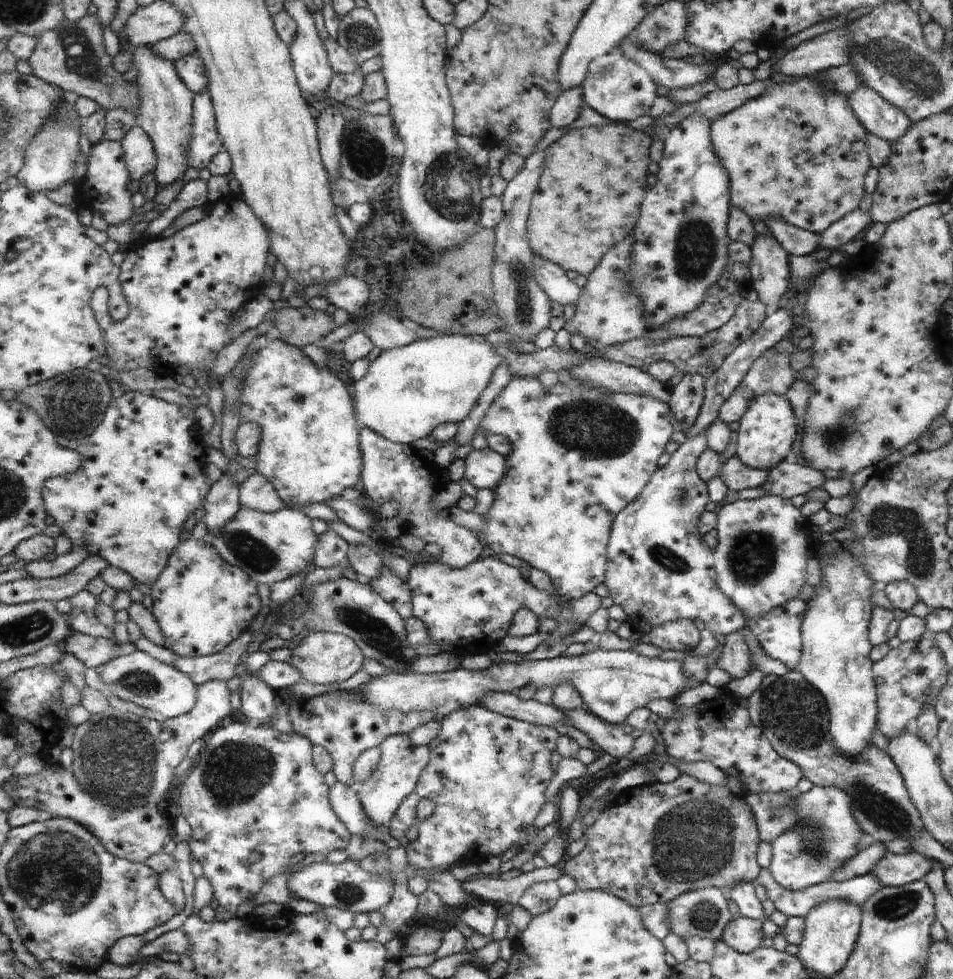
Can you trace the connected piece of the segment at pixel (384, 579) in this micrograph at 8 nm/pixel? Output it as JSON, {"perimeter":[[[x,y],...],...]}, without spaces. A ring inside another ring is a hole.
{"perimeter":[[[383,565],[381,576],[377,580],[367,582],[371,588],[375,588],[401,614],[405,621],[415,617],[414,599],[411,586],[403,582],[399,576],[395,576],[387,566]]]}

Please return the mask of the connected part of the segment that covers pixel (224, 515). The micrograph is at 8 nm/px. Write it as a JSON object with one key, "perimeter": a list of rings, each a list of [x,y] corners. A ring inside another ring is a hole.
{"perimeter":[[[223,474],[212,484],[212,490],[204,504],[202,519],[210,535],[217,536],[227,526],[229,520],[235,518],[235,514],[239,514],[241,510],[239,484],[235,484],[233,478]]]}

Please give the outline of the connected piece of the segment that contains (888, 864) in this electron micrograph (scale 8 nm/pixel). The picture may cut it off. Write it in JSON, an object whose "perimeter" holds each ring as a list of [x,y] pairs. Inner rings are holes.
{"perimeter":[[[886,851],[877,860],[877,864],[873,864],[873,870],[869,870],[868,874],[871,874],[881,886],[899,887],[919,881],[931,868],[931,859],[917,852],[895,855]]]}

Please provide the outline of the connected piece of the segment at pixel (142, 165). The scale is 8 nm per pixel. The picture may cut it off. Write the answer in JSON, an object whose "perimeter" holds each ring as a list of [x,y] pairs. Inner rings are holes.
{"perimeter":[[[141,124],[136,125],[123,138],[122,145],[124,146],[125,160],[133,181],[141,180],[149,172],[154,174],[159,156],[157,156],[153,140]]]}

